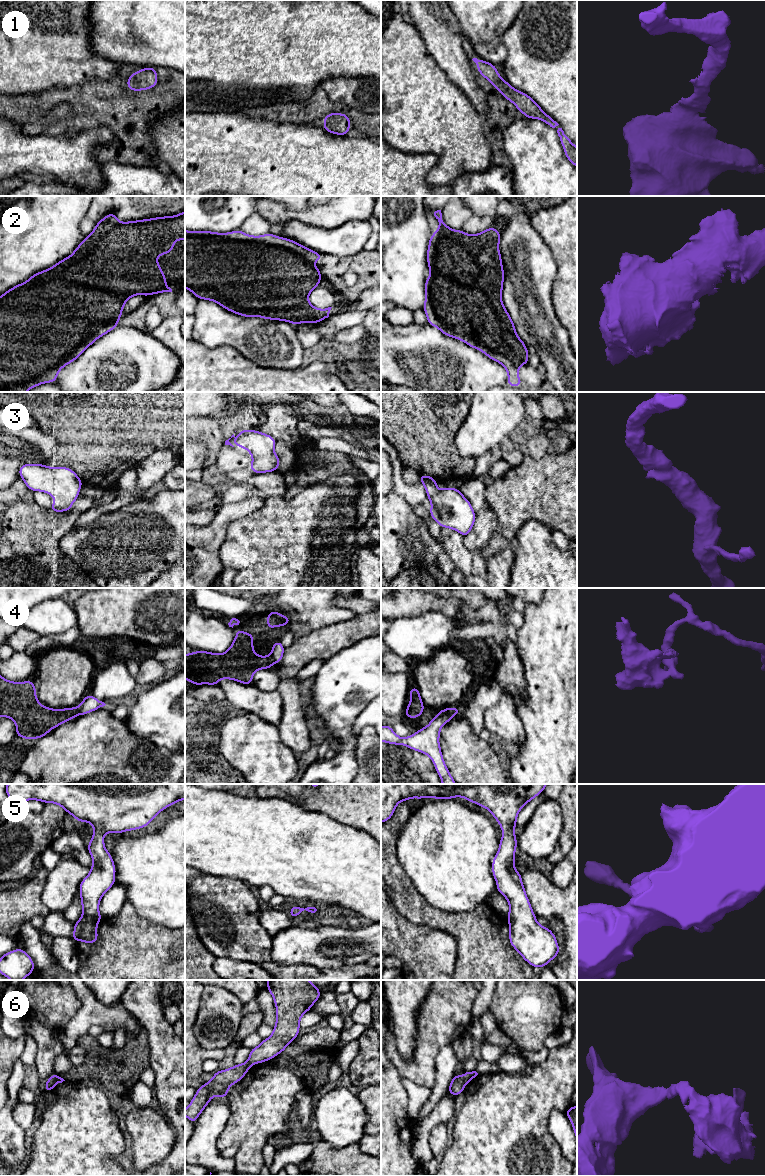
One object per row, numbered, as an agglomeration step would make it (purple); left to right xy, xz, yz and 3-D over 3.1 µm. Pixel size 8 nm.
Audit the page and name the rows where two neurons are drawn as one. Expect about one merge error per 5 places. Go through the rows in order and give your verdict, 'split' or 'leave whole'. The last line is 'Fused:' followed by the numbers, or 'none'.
1: leave whole
2: leave whole
3: leave whole
4: split
5: leave whole
6: split
Fused: 4, 6

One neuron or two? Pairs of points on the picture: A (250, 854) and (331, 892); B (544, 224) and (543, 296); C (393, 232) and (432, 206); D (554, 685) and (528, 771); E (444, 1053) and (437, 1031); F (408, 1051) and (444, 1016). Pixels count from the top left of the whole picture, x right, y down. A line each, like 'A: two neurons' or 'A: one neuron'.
A: one neuron
B: two neurons
C: two neurons
D: one neuron
E: two neurons
F: two neurons

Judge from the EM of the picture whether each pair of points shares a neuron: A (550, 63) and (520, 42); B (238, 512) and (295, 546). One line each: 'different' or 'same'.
A: same
B: different

